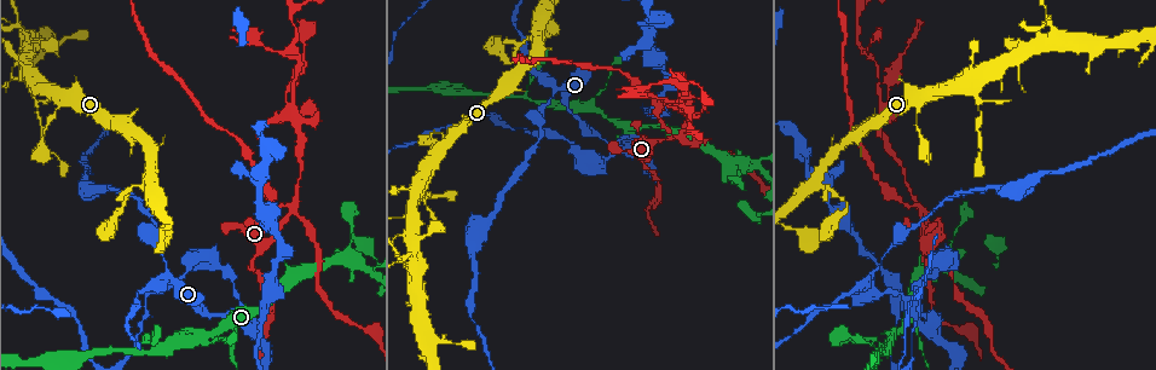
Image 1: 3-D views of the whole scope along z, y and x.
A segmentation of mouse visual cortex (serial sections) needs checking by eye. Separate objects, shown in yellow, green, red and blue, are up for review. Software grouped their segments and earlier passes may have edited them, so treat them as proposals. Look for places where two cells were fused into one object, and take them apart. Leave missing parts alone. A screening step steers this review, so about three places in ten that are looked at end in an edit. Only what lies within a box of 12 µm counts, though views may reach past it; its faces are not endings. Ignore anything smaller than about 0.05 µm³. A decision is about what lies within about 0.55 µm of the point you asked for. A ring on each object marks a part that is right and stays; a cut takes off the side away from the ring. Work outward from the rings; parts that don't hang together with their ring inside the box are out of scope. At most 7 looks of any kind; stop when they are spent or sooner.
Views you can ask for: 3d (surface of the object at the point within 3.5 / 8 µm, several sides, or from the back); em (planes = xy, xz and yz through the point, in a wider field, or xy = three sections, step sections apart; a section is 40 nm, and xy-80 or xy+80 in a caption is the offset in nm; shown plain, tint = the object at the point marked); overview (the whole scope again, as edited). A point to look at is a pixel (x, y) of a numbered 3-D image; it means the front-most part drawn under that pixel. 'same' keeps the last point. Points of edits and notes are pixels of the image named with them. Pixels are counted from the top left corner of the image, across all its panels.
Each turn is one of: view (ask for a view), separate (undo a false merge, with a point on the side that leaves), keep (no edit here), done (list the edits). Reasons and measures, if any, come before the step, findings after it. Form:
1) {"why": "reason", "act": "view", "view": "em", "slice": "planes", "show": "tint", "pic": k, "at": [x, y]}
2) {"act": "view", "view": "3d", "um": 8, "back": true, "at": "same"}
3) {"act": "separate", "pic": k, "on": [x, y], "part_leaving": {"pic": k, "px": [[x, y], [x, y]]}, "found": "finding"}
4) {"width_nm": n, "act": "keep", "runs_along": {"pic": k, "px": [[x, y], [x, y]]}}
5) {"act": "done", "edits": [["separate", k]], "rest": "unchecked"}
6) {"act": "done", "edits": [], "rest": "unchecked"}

{"why": "two arms in line, one across", "act": "view", "view": "3d", "um": 3.5, "back": true, "pic": 1, "at": [972, 91]}

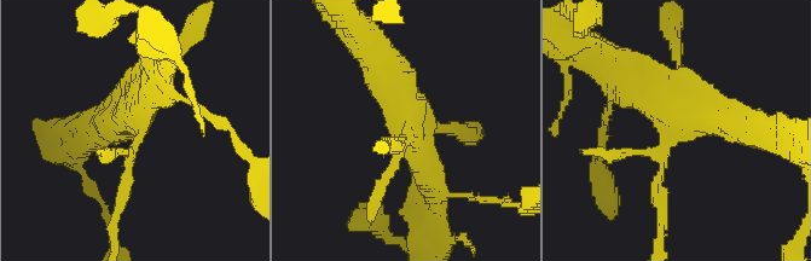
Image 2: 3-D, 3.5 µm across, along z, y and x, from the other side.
{"why": "shape alone is not enough", "act": "view", "view": "em", "slice": "xy", "step": 1, "show": "tint", "pic": 2, "at": [675, 127]}

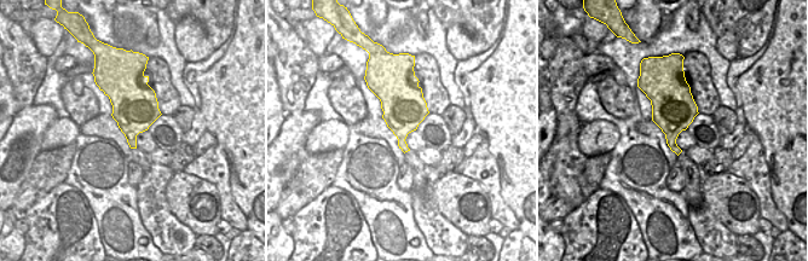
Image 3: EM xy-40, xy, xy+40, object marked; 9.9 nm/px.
{"act": "separate", "pic": 2, "on": [384, 177], "part_leaving": {"pic": 2, "px": [[666, 144], [654, 192], [660, 244]]}, "found": "a second cell is stuck on"}

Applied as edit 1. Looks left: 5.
{"why": "abrupt turn", "act": "view", "view": "3d", "um": 3.5, "pic": 1, "at": [205, 338]}

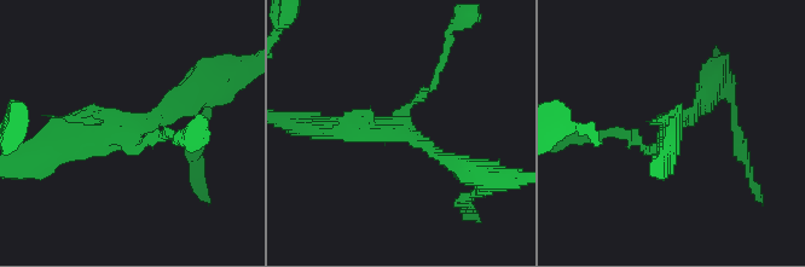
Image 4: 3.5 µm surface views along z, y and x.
{"why": "now the EM", "act": "view", "view": "em", "slice": "xy", "step": 2, "show": "tint", "pic": 4, "at": [401, 134]}

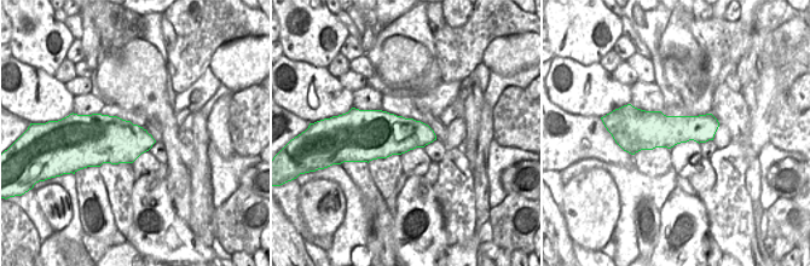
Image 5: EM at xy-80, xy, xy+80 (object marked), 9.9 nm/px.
{"act": "keep", "runs_along": {"pic": 4, "px": [[193, 90], [131, 131], [48, 145]]}, "found": "continuous, no second cell"}

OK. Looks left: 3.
{"why": "three-way junction", "act": "view", "view": "3d", "um": 3.5, "pic": 1, "at": [349, 257]}

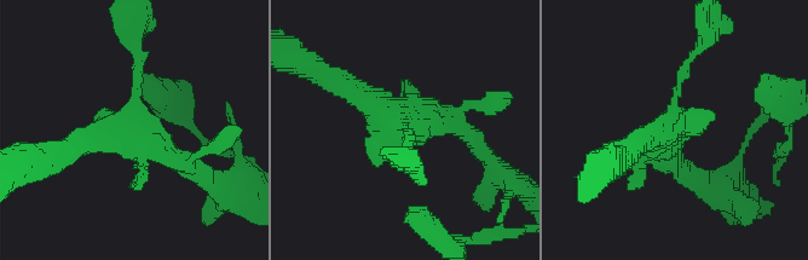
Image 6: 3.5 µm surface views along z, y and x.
{"act": "view", "view": "em", "slice": "xy", "step": 2, "show": "tint", "pic": 6, "at": [400, 120]}

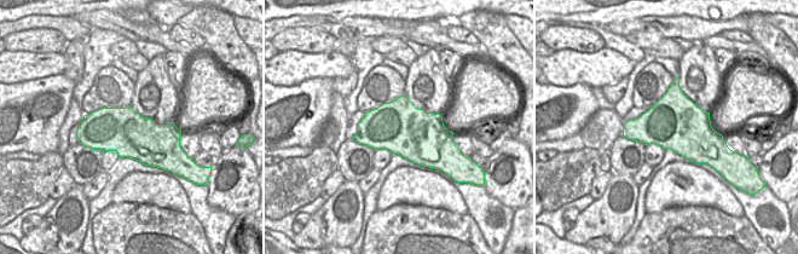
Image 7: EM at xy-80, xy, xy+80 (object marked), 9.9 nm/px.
{"act": "view", "view": "em", "slice": "xy", "step": 3, "show": "tint", "at": "same"}

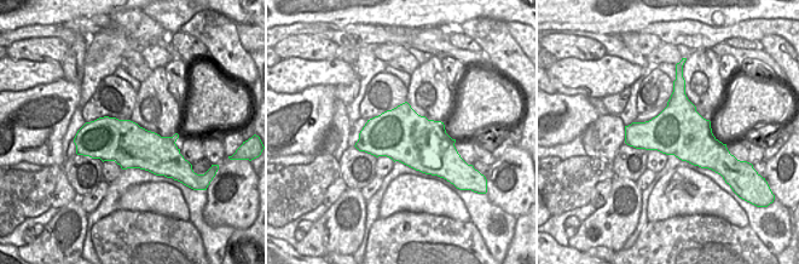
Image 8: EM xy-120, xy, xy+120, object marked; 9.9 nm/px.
{"width_nm": 550, "act": "keep", "runs_along": {"pic": 6, "px": [[335, 80], [469, 136]]}, "found": "one cell here"}

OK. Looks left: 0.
{"act": "done", "edits": [["separate", 2]], "rest": "unchecked"}

